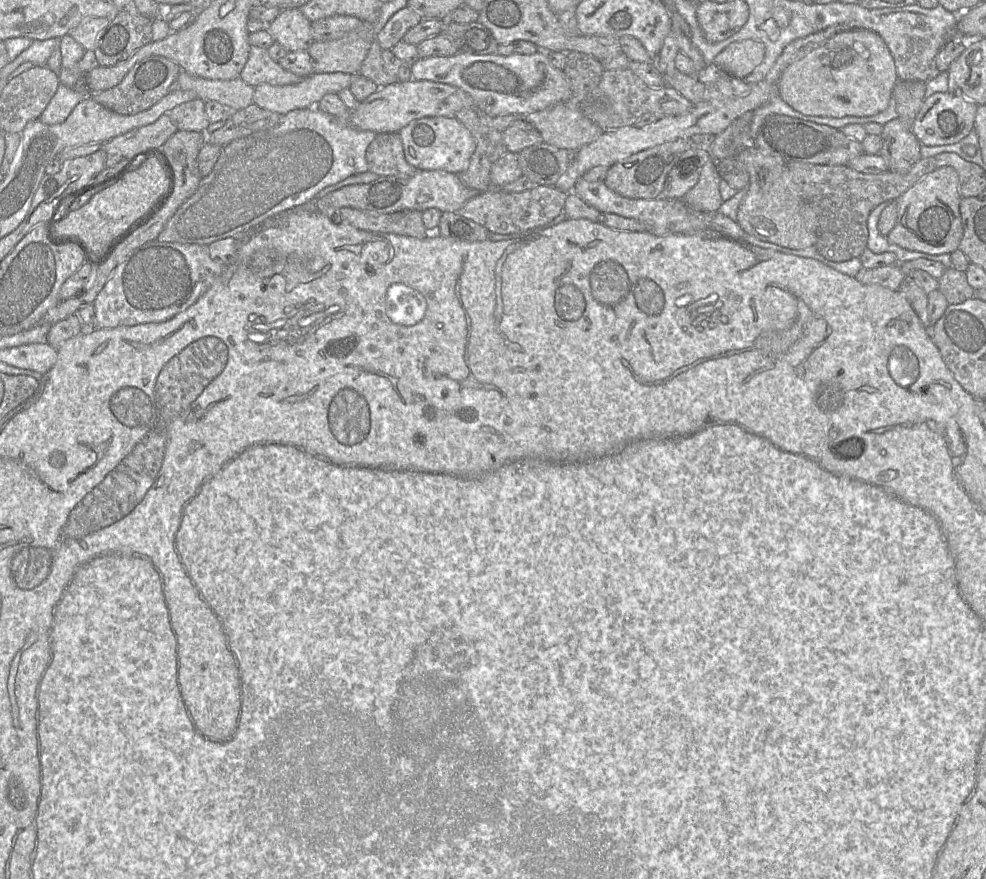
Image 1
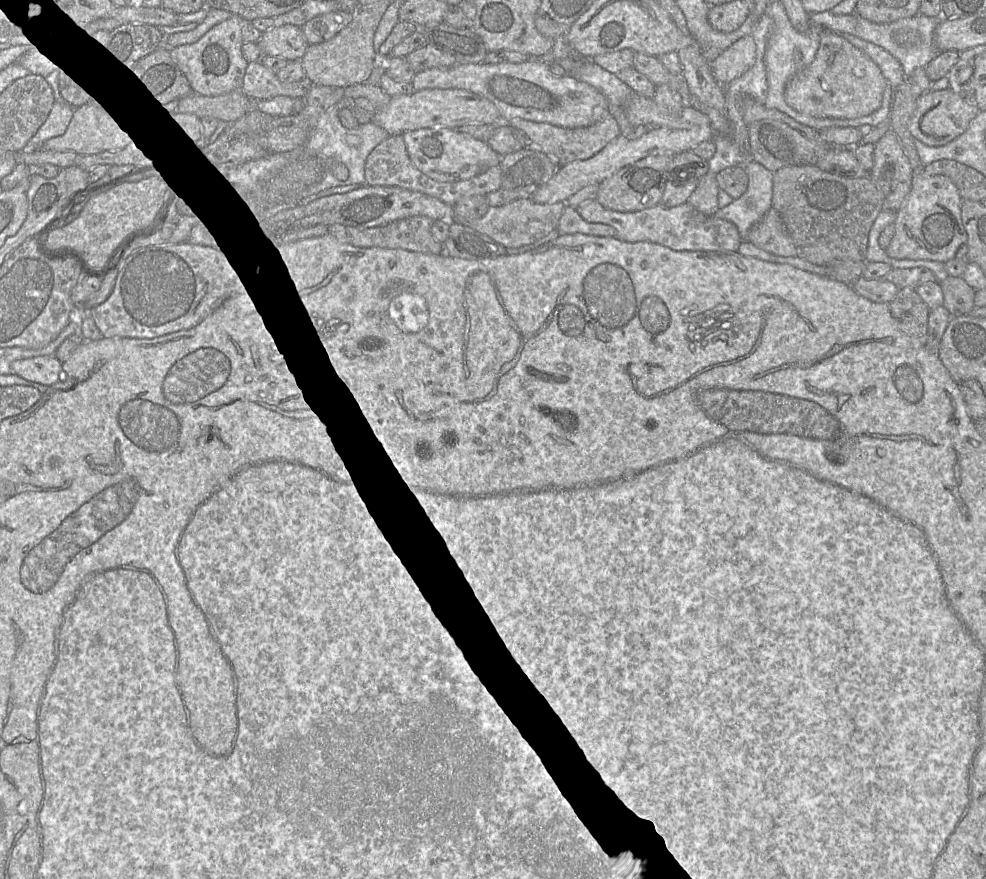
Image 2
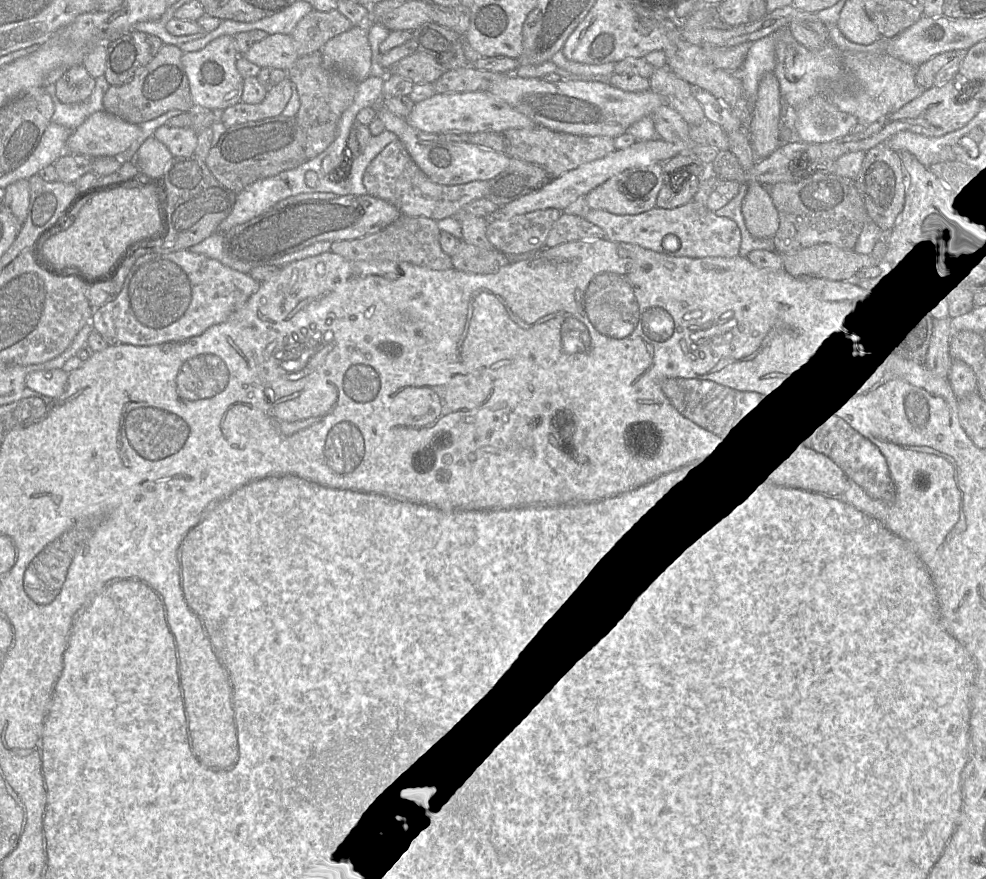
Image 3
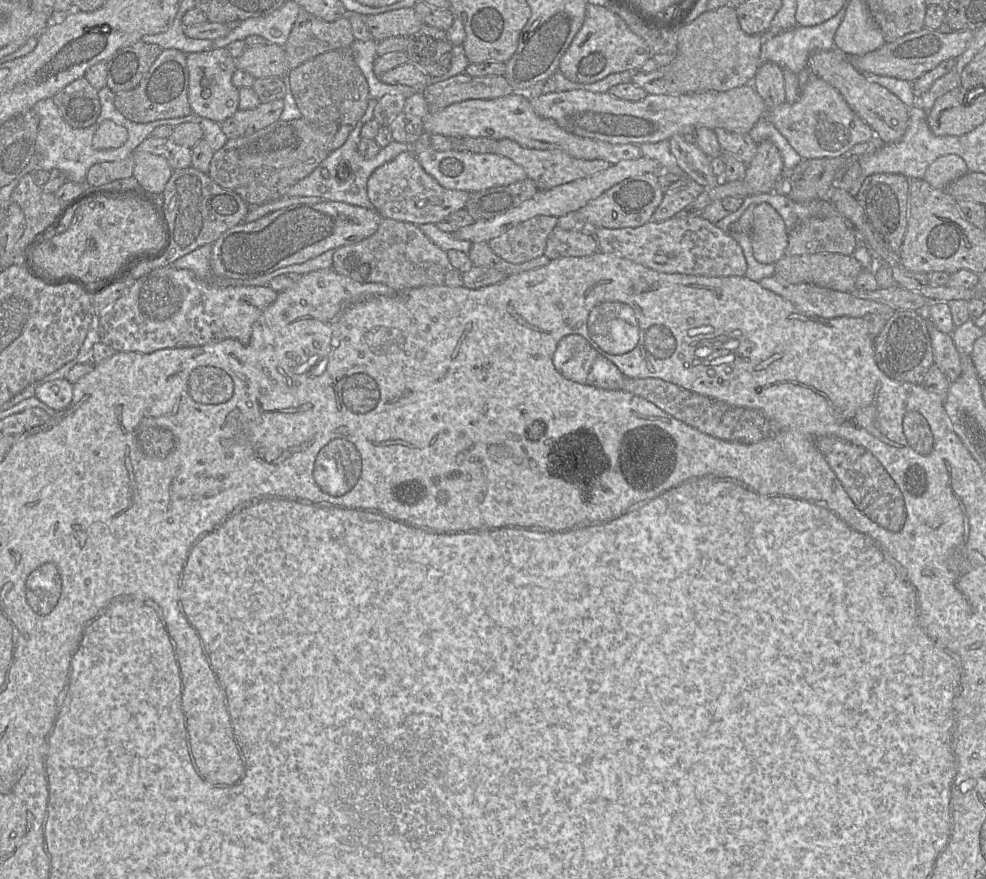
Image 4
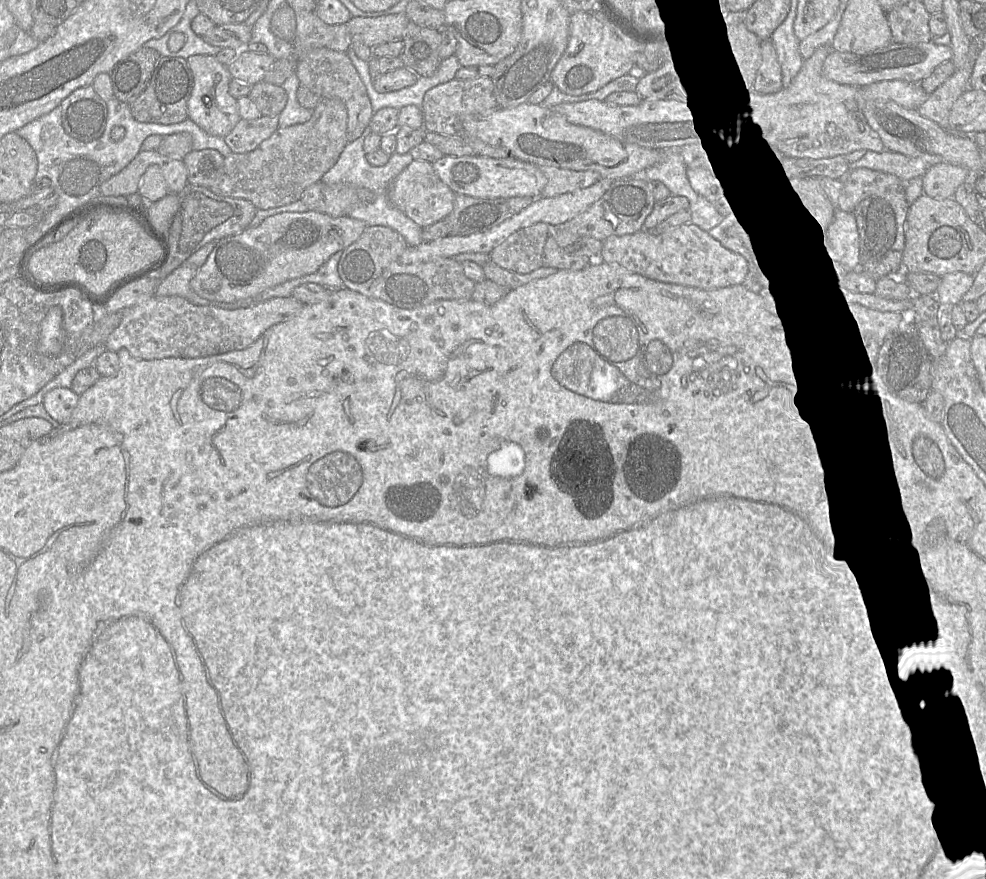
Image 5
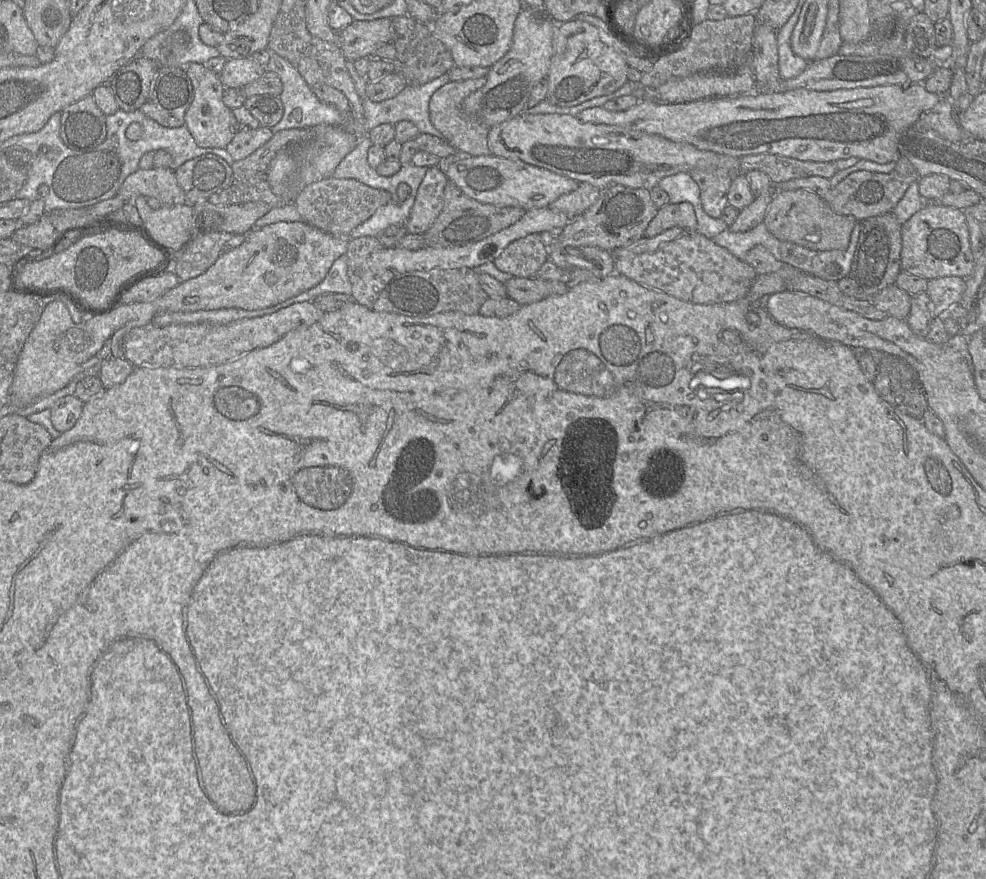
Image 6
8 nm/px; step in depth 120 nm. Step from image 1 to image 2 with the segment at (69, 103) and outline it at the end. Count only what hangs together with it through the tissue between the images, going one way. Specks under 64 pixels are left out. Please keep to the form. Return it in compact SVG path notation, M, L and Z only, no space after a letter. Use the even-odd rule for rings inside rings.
M55 101L46 121L23 150L40 150L46 140L63 135L73 117L74 111L75 108L67 102Z

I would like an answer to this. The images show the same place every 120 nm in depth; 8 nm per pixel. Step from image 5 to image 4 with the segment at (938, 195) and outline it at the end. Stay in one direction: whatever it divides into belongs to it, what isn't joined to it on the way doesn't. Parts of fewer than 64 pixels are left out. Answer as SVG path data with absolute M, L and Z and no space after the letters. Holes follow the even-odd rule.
M955 154L943 155L935 159L927 168L924 180L932 187L946 187L968 172L965 161Z

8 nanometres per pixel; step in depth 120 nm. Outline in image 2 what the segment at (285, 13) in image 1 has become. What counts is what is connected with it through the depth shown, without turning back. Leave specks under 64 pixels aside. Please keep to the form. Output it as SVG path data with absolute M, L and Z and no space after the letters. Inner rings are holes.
M291 24L263 32L257 44L265 56L282 57L287 61L301 60L309 46L301 27Z

